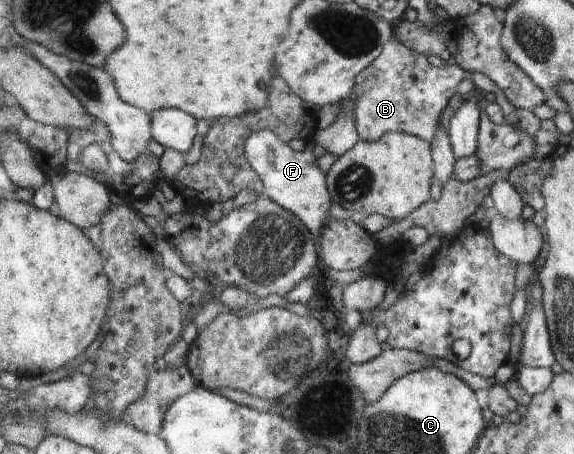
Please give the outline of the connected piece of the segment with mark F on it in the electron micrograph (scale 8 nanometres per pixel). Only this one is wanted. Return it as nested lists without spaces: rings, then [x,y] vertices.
[[[259,130],[249,135],[244,144],[244,155],[251,165],[251,168],[258,174],[260,181],[263,183],[264,197],[269,198],[292,212],[303,224],[309,229],[313,236],[318,236],[321,230],[325,228],[328,220],[331,218],[329,208],[332,204],[331,197],[326,185],[326,174],[317,166],[318,158],[315,158],[311,147],[304,148],[301,151],[295,151],[283,140],[277,138],[270,130]]]

